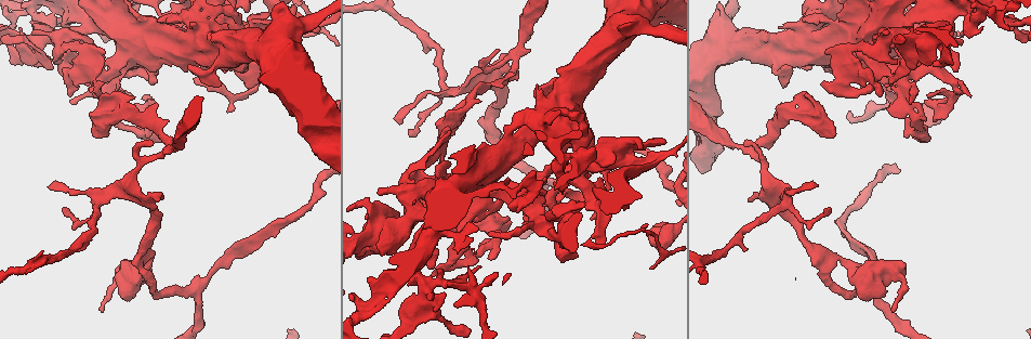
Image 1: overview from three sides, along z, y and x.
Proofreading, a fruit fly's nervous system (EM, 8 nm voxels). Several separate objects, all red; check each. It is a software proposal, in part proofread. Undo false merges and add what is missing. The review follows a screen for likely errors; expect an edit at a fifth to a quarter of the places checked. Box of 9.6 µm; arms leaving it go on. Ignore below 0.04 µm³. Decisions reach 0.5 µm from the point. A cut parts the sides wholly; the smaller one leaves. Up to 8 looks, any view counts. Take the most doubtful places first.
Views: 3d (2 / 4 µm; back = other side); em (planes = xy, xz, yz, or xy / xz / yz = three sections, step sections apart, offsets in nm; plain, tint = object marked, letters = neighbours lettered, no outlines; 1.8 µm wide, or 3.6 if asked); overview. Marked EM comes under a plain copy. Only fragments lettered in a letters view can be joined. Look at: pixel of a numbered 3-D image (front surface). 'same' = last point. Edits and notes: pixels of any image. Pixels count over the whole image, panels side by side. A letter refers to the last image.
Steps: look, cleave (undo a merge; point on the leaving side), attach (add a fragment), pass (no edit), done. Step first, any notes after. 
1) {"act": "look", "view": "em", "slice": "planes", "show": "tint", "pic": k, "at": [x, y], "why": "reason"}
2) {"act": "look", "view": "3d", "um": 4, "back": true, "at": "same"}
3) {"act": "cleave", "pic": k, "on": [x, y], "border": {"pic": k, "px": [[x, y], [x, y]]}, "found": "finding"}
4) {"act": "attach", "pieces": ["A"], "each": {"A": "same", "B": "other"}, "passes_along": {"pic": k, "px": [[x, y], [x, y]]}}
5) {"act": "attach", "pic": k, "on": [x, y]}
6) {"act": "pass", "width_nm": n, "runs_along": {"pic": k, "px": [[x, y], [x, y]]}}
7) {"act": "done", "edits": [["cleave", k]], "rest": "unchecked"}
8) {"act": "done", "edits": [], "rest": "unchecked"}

{"act": "look", "view": "3d", "um": 2, "pic": 1, "at": [422, 281], "why": "arms run side by side"}

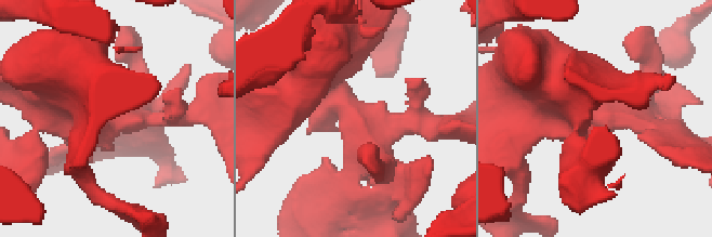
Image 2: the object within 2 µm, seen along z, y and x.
{"act": "look", "view": "em", "slice": "yz", "step": 4, "show": "tint", "pic": 2, "at": [600, 121]}

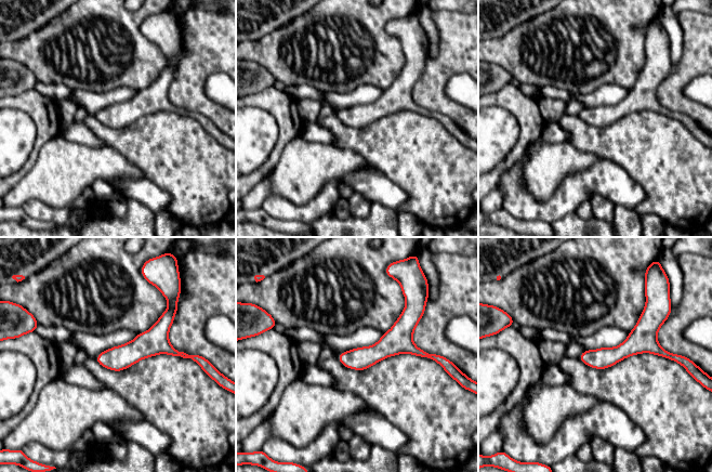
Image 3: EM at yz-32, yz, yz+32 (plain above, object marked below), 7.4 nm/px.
{"act": "look", "view": "em", "slice": "planes", "show": "letters", "at": "same"}

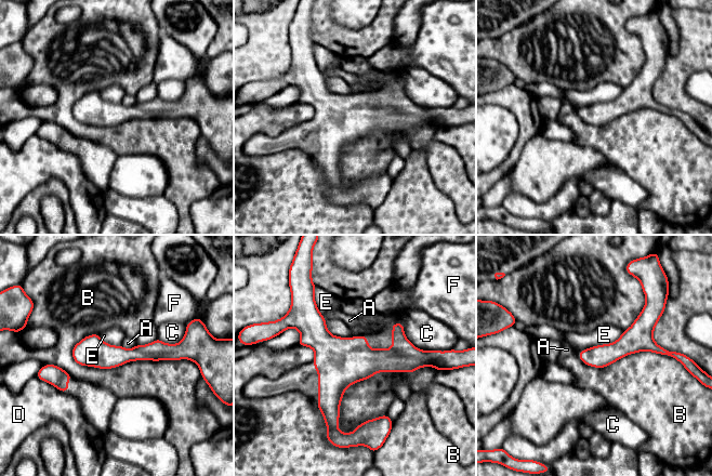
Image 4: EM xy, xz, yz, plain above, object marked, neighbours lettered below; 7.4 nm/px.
{"act": "pass", "each": {"A": "other", "B": "other", "C": "other", "D": "other", "E": "other", "F": "other"}, "border": {"pic": 4, "px": [[314, 293], [326, 328], [348, 338]]}, "found": "one neuron here"}

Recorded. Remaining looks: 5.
{"act": "look", "view": "em", "slice": "xz", "step": 16, "show": "tint", "pic": 1, "at": [712, 129], "why": "thick turns thin"}

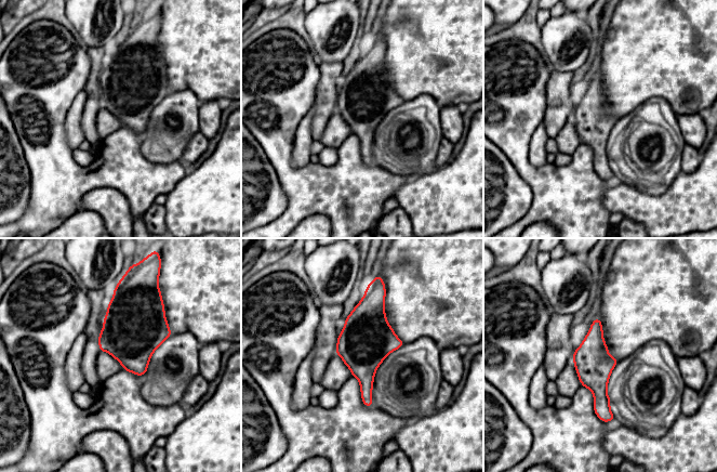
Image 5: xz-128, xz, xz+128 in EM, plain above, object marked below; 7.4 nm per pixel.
{"act": "look", "view": "em", "slice": "xy", "step": 4, "show": "letters", "at": "same"}

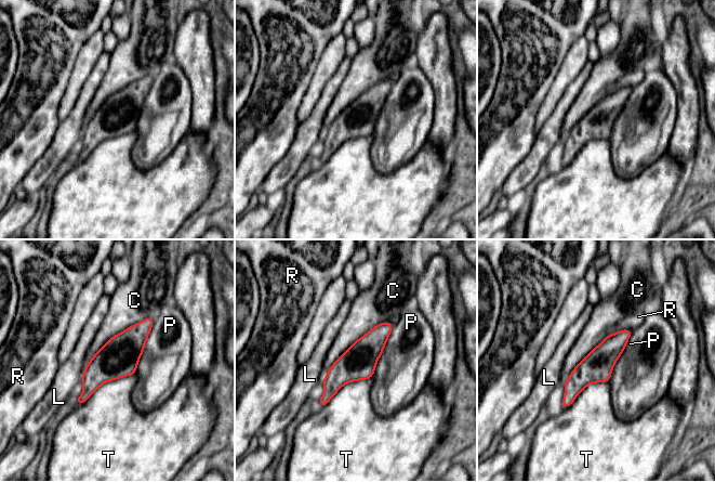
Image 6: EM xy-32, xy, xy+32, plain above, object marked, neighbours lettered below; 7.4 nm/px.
{"act": "pass", "width_nm": 220, "each": {"C": "other", "L": "other", "P": "other", "R": "other", "T": "other"}, "found": "all the same neuron"}

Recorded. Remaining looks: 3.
{"act": "look", "view": "em", "slice": "xz", "step": 4, "show": "letters", "pic": 1, "at": [653, 29]}

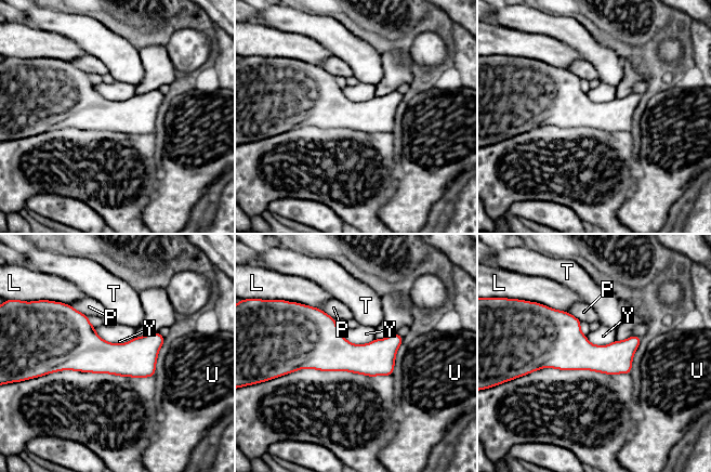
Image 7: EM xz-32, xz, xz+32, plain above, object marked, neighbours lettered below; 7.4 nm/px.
{"act": "pass", "width_nm": 240, "each": {"L": "other", "P": "other", "T": "other", "U": "other", "Y": "other"}, "border": {"pic": 7, "px": [[94, 327], [110, 342], [135, 337]]}, "found": "one neuron here"}

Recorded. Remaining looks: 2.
{"act": "done", "edits": [], "rest": "unchecked"}

